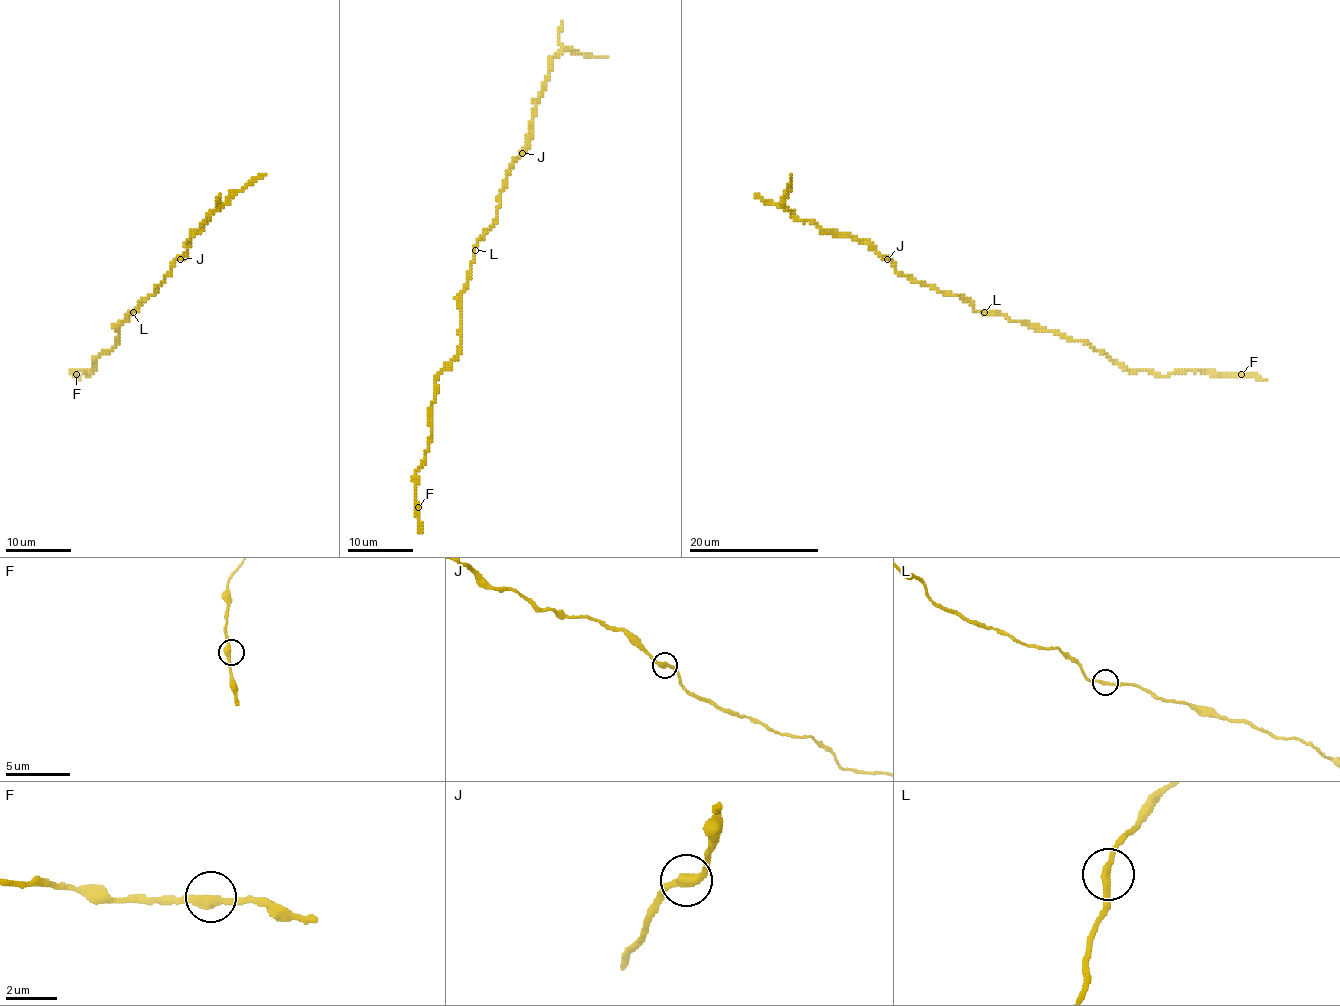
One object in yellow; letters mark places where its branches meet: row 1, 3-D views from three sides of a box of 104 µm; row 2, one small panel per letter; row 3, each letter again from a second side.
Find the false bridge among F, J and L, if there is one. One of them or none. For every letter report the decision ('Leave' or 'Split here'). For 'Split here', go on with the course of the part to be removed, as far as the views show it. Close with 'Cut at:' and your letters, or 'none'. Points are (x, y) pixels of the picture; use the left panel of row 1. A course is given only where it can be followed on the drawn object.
F: Leave
J: Leave
L: Leave
Cut at: none

